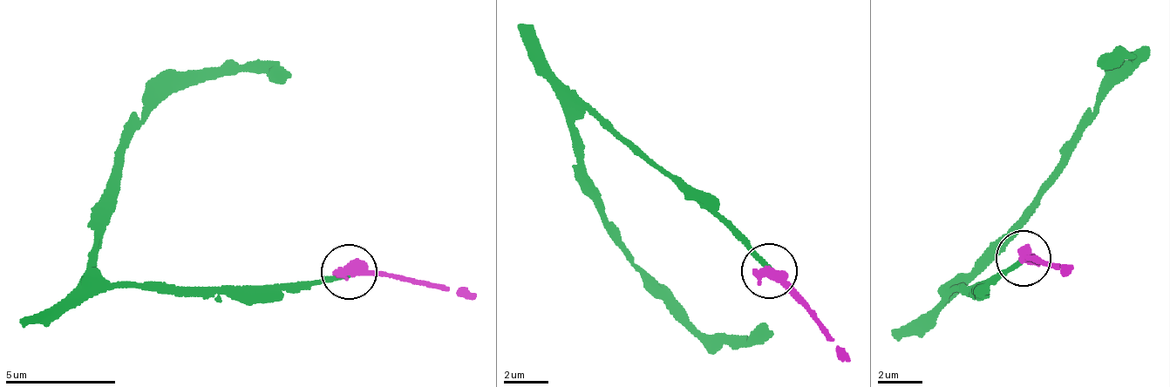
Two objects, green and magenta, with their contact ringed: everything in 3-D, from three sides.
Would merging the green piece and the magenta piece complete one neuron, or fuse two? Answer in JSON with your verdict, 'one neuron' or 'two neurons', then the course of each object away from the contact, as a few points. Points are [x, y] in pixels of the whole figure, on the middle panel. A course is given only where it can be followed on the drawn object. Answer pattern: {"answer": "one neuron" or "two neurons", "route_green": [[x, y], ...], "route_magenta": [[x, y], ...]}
{"answer": "one neuron", "route_green": [[767, 269], [695, 198], [581, 108], [572, 125], [582, 161], [637, 273], [706, 335], [764, 339], [772, 332]], "route_magenta": [[767, 269], [807, 307], [849, 360]]}

